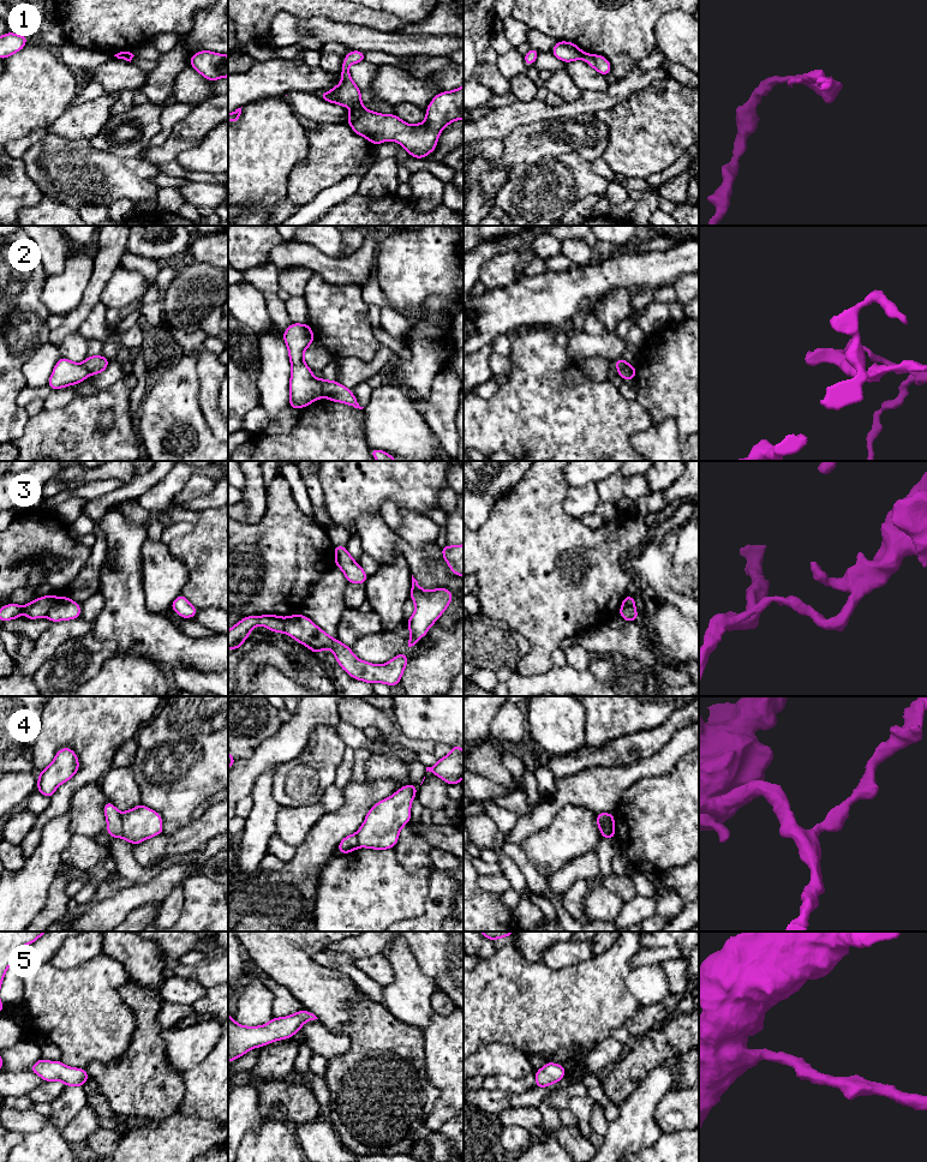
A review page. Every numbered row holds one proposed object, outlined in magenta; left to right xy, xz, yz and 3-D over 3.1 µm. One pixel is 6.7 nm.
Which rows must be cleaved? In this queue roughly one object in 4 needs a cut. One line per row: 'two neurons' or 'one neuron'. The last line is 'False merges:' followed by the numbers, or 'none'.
1: two neurons
2: two neurons
3: two neurons
4: two neurons
5: one neuron
False merges: 1, 2, 3, 4

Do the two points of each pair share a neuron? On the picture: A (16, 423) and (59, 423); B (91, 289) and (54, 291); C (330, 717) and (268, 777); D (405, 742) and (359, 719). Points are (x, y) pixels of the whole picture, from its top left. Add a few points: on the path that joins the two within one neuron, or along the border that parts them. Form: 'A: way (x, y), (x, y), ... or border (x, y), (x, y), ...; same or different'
A: border (29, 417), (24, 432), (12, 442); different
B: border (94, 263), (83, 298), (69, 313); different
C: border (276, 765), (267, 768), (257, 778), (255, 785); different
D: way (394, 734), (378, 719), (370, 719); same

